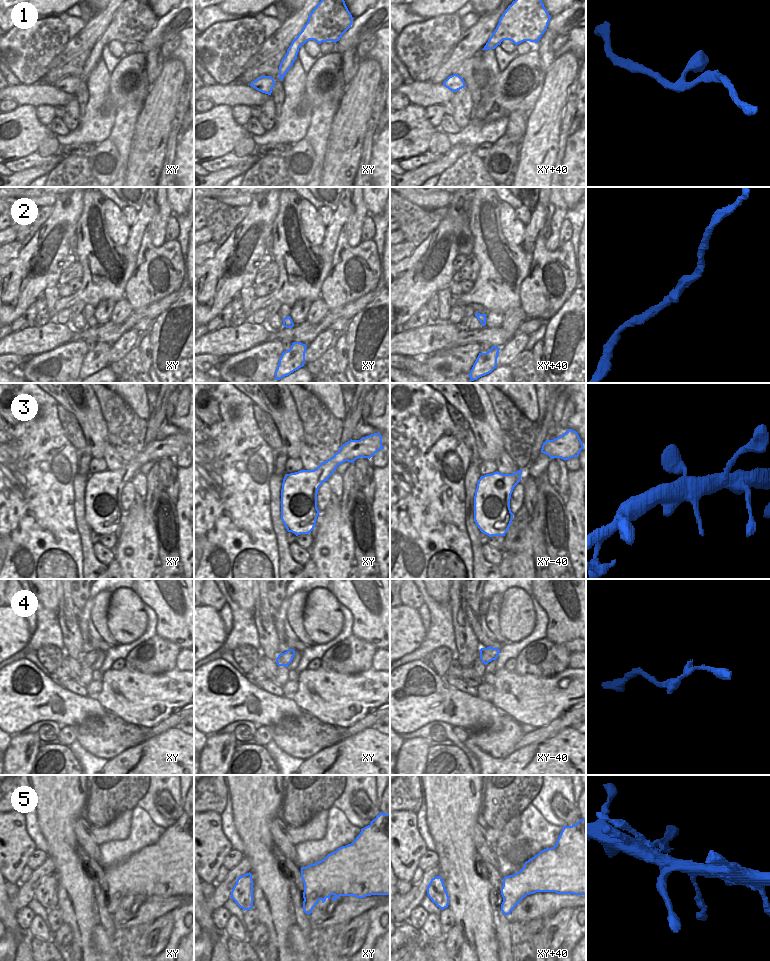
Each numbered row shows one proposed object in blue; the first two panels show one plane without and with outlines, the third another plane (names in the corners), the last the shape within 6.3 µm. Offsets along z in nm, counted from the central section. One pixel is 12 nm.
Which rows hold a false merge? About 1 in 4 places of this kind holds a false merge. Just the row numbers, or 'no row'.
no row

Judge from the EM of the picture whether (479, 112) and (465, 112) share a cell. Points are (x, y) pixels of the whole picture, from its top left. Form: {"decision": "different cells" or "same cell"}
{"decision": "different cells"}

